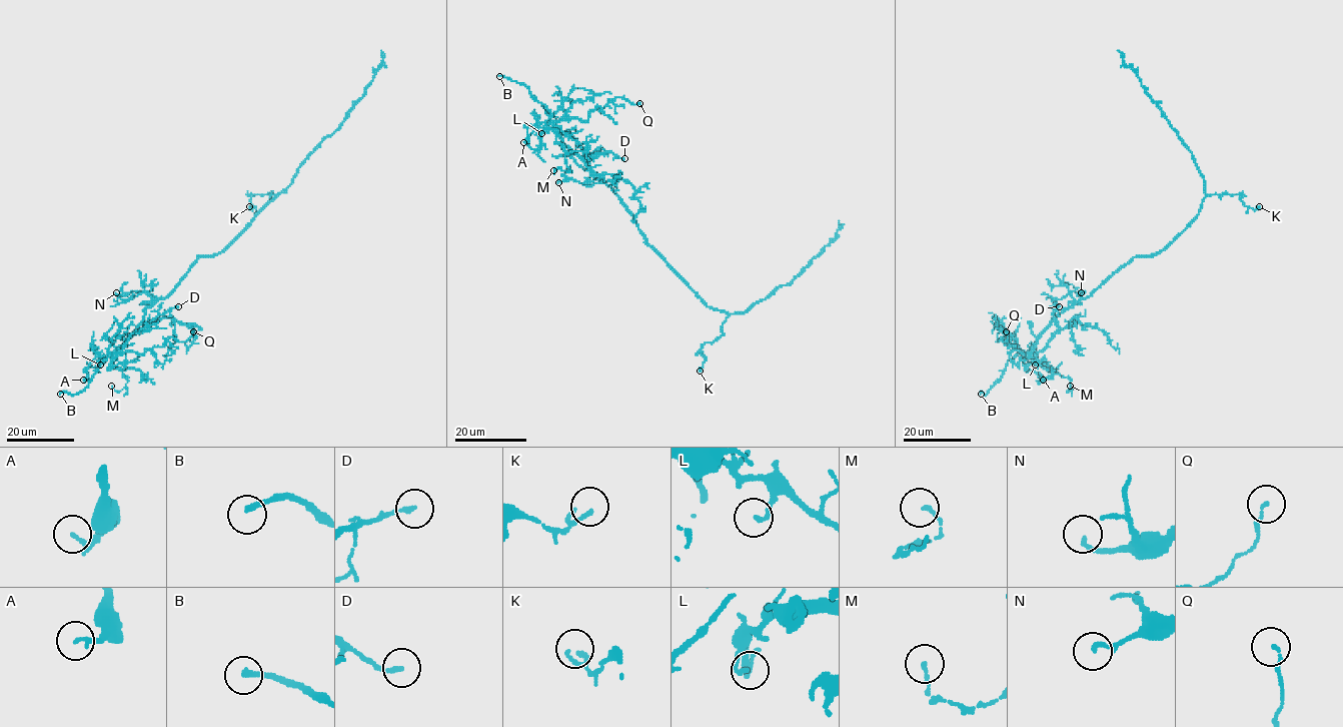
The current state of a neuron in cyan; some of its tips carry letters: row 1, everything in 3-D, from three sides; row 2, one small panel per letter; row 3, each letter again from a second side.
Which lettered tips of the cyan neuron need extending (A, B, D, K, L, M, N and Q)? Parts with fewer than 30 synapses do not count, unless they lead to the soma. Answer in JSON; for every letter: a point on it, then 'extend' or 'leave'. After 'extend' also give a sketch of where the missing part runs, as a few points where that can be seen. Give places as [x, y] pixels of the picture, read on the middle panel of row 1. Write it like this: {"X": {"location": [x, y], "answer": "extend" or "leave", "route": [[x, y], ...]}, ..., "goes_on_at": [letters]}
{"A": {"location": [523, 142], "answer": "leave"}, "B": {"location": [499, 76], "answer": "extend", "route": [[499, 76], [491, 69], [497, 53], [495, 22], [511, 8]]}, "D": {"location": [624, 158], "answer": "leave"}, "K": {"location": [700, 371], "answer": "leave"}, "L": {"location": [541, 133], "answer": "leave"}, "M": {"location": [553, 170], "answer": "leave"}, "N": {"location": [558, 182], "answer": "leave"}, "Q": {"location": [639, 103], "answer": "leave"}, "goes_on_at": ["B"]}

